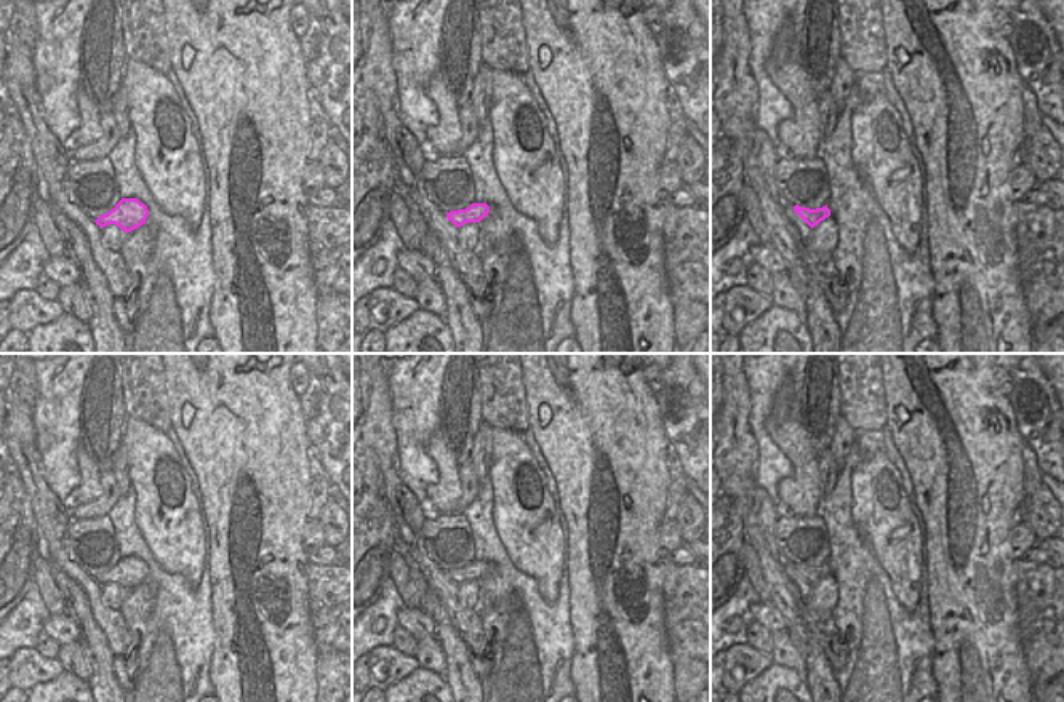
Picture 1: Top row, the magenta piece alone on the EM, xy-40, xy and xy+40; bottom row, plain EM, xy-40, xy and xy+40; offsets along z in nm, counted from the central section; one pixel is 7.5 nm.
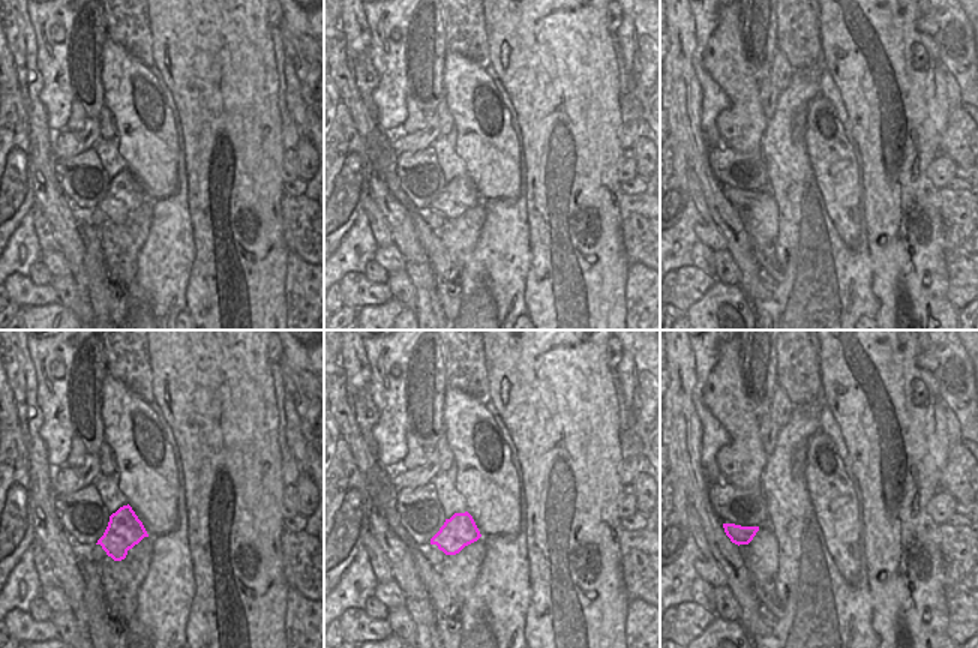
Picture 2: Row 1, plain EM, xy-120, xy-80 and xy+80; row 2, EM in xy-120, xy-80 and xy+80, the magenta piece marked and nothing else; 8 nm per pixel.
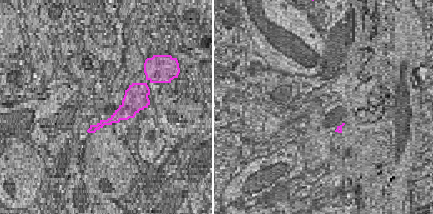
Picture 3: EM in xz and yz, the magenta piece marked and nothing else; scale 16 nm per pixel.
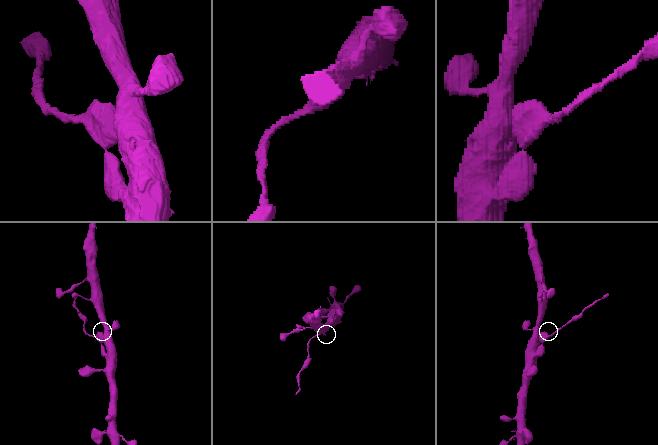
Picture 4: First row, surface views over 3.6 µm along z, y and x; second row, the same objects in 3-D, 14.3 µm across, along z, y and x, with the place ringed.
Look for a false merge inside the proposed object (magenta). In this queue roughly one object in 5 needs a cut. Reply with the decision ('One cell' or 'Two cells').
Two cells

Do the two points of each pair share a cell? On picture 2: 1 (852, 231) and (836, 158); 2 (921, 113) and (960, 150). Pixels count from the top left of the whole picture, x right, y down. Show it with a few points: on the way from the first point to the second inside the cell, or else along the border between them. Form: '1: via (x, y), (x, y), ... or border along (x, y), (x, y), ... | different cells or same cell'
1: via (846, 213), (836, 176) | same cell
2: border along (951, 113), (939, 150) | different cells

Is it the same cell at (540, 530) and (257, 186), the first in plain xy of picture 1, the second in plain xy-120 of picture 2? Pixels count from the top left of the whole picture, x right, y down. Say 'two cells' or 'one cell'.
two cells

